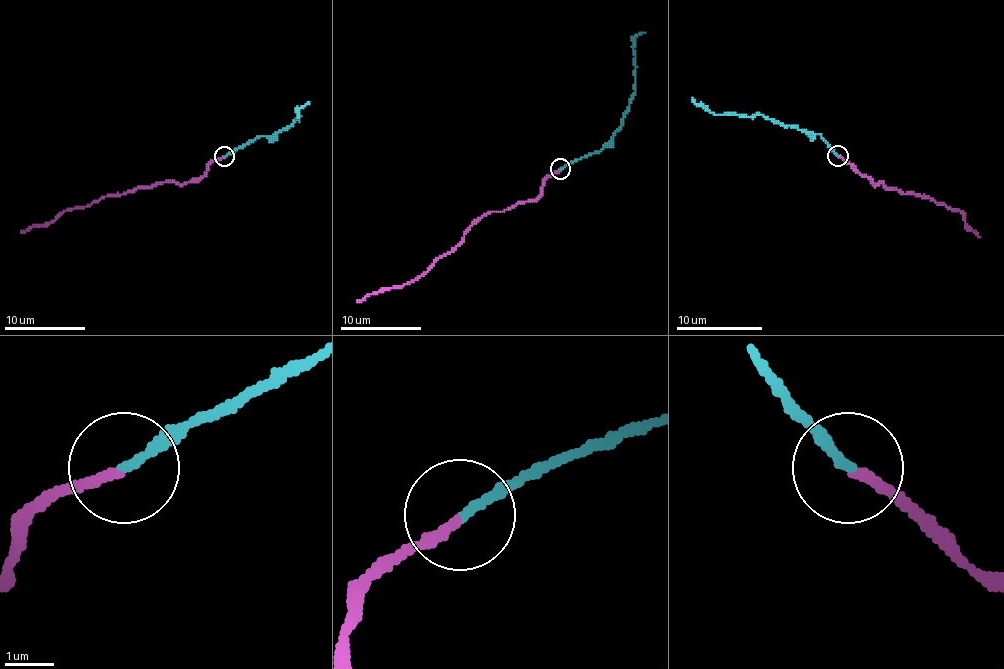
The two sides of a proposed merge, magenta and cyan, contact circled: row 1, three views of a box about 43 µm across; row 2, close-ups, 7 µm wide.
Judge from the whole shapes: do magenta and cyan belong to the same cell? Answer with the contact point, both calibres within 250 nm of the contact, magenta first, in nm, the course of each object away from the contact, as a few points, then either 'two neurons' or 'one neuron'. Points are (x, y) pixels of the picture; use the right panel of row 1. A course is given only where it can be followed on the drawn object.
at (838, 156); 200 nm thick on the magenta side, 190 nm on the other; magenta runs (838, 157), (842, 157), (875, 185), (883, 183), (961, 211), (965, 224), (980, 237); cyan runs (838, 155), (819, 134), (808, 134), (761, 114), (739, 116), (705, 110), (692, 97); two neurons

